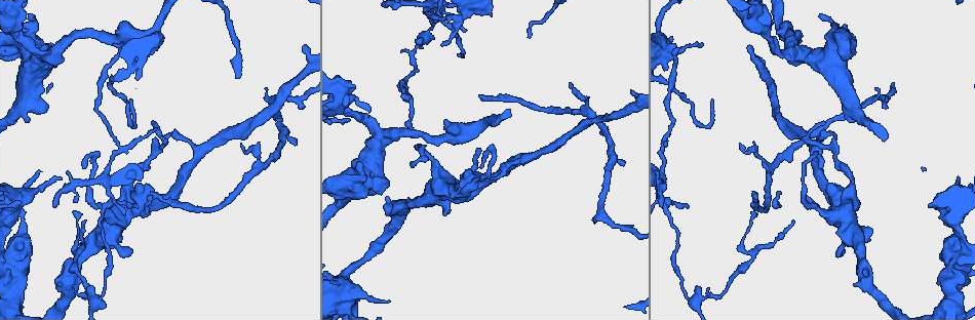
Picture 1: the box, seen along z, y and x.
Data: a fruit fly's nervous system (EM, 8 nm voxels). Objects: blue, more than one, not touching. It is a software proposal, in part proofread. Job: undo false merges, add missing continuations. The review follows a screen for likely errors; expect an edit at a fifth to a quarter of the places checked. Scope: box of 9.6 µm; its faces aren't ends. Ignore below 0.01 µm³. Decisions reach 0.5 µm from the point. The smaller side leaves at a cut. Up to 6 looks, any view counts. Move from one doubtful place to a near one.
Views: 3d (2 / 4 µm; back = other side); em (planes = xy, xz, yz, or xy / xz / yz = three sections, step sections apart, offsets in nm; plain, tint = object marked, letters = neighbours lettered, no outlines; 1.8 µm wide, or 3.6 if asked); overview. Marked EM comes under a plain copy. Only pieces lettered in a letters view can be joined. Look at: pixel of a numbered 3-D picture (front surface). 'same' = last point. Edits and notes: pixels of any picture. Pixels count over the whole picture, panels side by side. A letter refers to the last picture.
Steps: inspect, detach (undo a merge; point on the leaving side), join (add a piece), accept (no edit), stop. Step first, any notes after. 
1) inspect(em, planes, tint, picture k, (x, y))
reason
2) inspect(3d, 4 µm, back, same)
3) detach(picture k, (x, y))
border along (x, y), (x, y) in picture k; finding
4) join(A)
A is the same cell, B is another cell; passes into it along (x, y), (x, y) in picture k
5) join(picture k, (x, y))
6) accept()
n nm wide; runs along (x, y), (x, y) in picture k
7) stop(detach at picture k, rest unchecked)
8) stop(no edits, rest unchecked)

inspect(em, 3.6 µm, xz, step 8, tint, picture 1, (16, 9))
sudden change in width

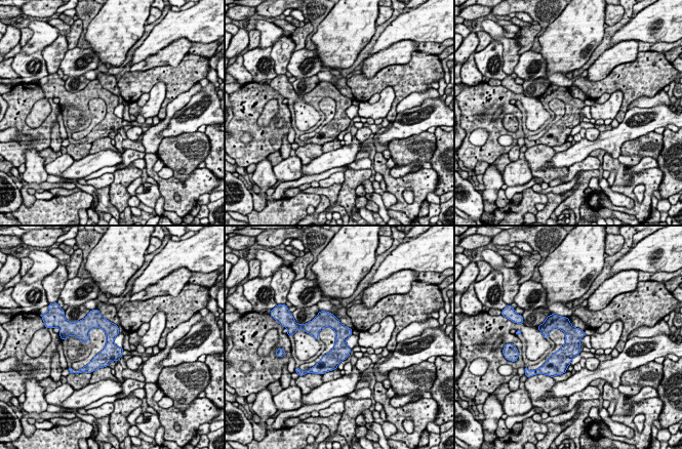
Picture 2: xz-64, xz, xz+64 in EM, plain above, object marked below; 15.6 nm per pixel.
inspect(em, 3.6 µm, planes, tint, same)
cut it another way

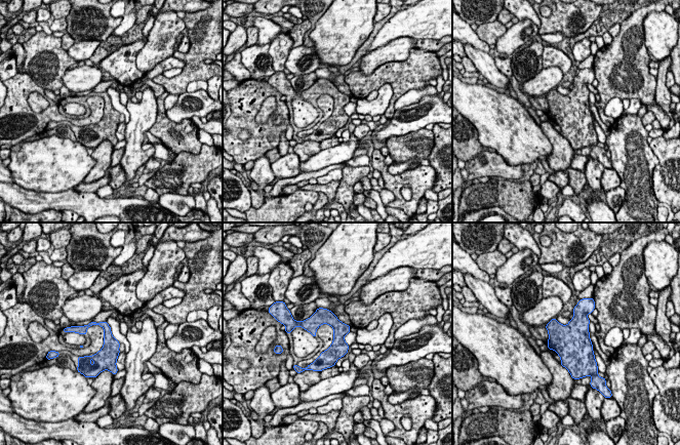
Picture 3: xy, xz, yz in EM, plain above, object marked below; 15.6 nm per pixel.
inspect(em, 3.6 µm, planes, letters, same)
see the neighbours

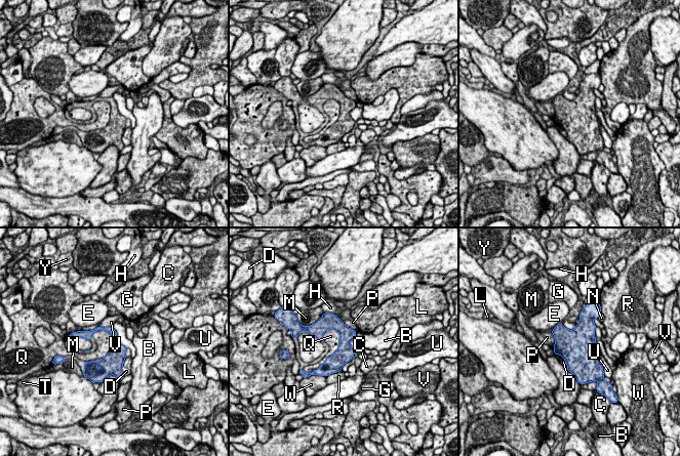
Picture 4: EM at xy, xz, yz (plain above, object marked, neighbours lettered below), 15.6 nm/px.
accept()
Q touches over 600 nm; B, C, D, E, G, H, L, M, N, P, Q, R, T, U, V, W and Y are other cells; border along (107, 330), (109, 351), (84, 362) in picture 4; continuous, no second neuron

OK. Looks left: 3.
inspect(em, 3.6 µm, xy, step 8, tint, picture 1, (354, 187))
abrupt turn

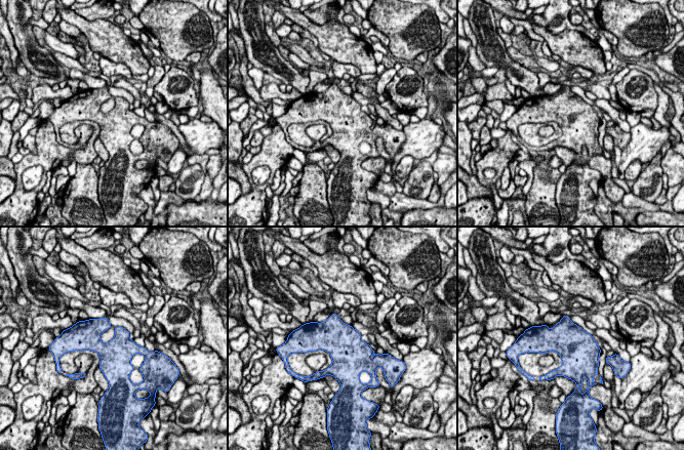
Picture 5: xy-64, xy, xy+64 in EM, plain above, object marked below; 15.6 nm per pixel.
inspect(em, 3.6 µm, planes, tint, same)

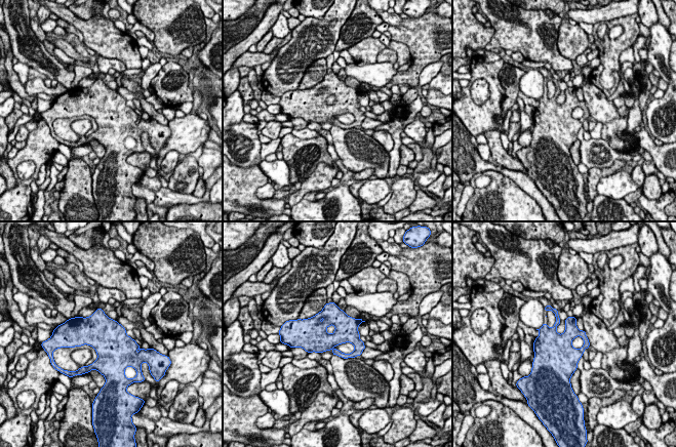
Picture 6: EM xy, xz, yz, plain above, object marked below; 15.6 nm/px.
inspect(em, 3.6 µm, planes, letters, same)

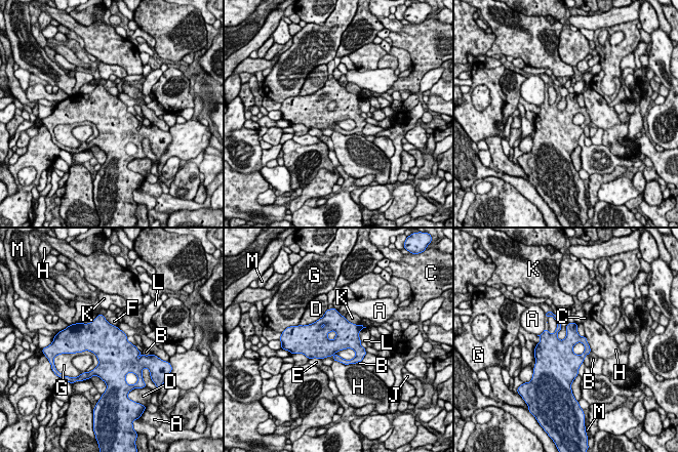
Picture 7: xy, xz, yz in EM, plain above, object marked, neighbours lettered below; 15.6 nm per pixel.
accept()
A, B, C, D, E, F, G, H, J, K, L and M are other cells; border along (334, 356), (331, 355), (320, 359) in picture 7; continuous, no second neuron

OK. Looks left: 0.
stop(no edits, rest unchecked)

